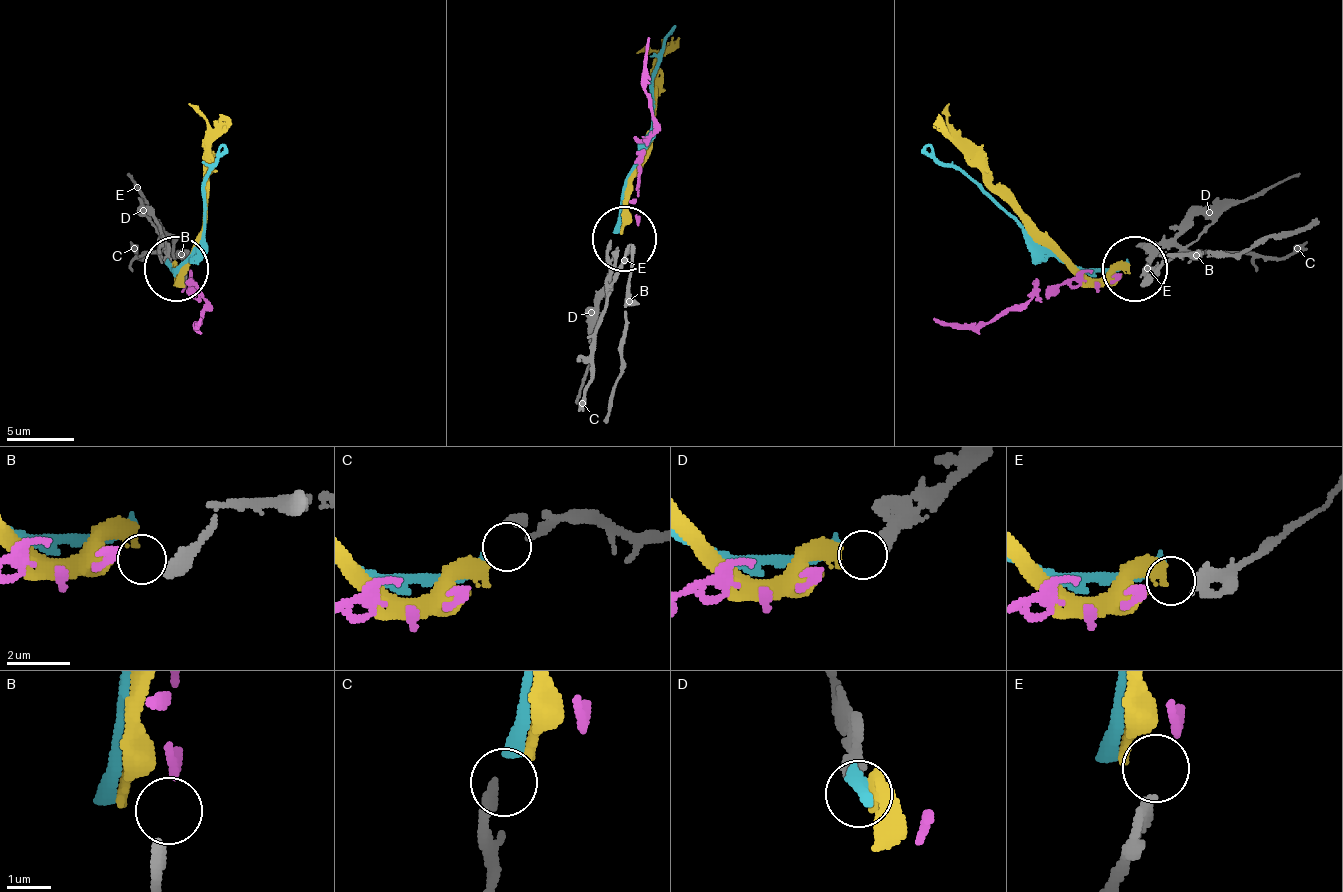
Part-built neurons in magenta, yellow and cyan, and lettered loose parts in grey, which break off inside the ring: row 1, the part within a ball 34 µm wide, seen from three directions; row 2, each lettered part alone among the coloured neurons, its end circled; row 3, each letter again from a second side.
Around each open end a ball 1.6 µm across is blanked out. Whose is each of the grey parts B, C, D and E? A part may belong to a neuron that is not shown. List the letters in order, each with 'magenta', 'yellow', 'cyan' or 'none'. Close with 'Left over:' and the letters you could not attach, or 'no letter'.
B: magenta
C: cyan
D: yellow
E: none
Left over: E

